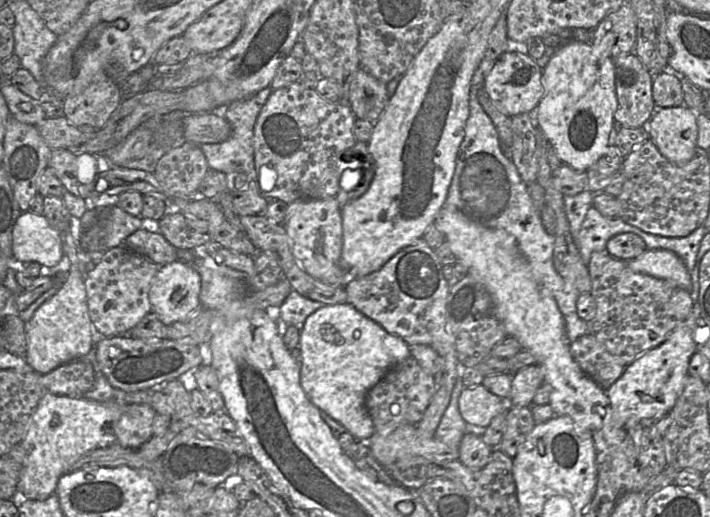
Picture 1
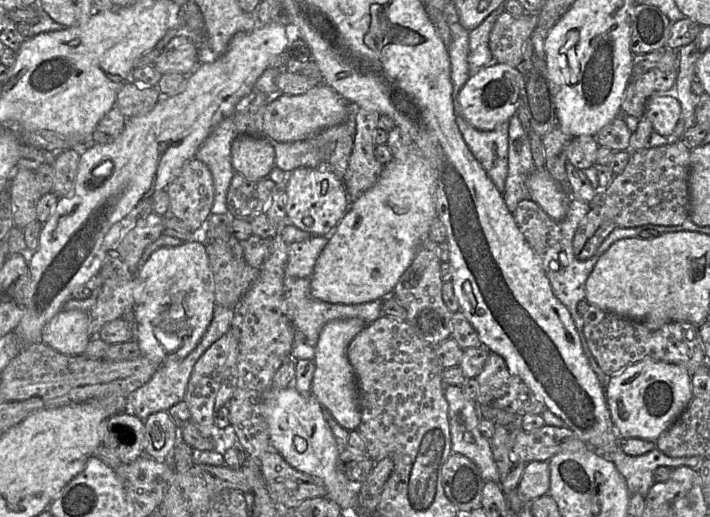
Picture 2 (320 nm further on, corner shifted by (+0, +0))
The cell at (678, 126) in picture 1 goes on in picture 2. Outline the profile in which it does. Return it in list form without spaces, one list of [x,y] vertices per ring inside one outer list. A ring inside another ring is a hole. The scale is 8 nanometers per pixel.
[[[673,91],[656,93],[646,104],[645,115],[651,121],[653,130],[663,137],[669,137],[681,116],[681,105],[673,97]]]

